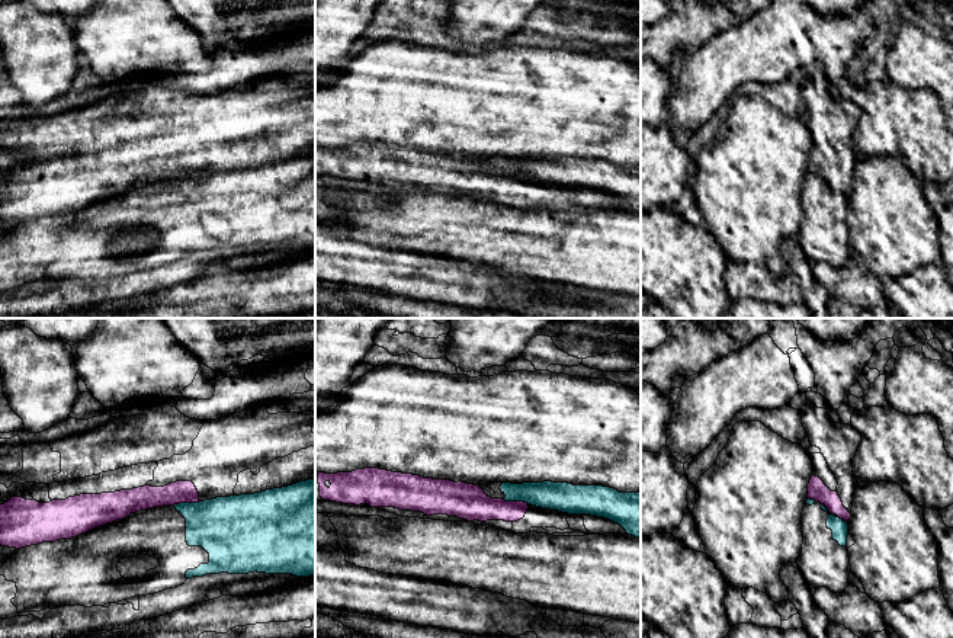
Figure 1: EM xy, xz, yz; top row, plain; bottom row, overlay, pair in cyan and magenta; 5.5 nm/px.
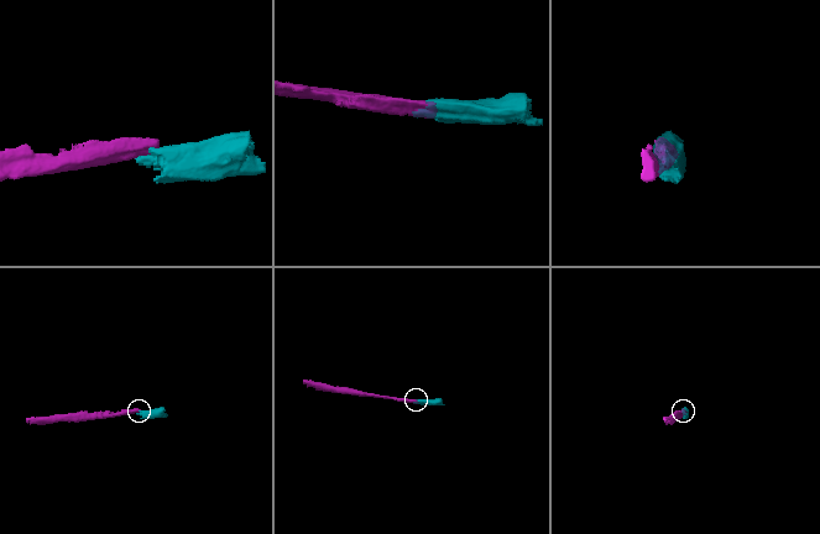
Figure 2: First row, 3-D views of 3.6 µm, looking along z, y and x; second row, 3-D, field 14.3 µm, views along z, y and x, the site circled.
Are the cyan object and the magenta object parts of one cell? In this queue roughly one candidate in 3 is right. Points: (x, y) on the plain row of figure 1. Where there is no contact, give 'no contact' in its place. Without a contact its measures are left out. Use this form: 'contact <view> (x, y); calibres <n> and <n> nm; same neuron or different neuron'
contact xy (186, 178); calibres 340 and 130 nm; different neuron

